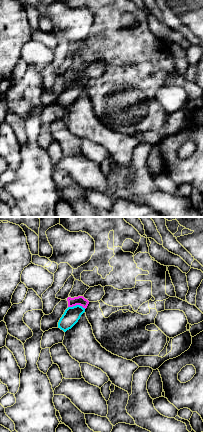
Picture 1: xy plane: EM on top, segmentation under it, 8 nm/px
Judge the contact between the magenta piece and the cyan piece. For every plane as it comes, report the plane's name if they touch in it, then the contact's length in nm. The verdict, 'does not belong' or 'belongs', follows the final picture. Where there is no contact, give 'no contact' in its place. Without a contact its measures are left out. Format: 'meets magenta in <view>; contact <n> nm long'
meets magenta in xy; contact 140 nm long

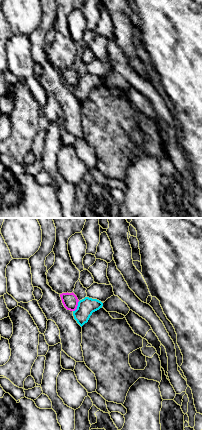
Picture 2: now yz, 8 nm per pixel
meets magenta in yz; contact 100 nm long

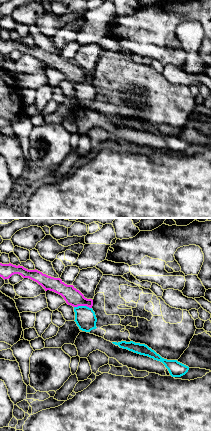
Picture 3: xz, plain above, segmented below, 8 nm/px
meets magenta in xz; contact 140 nm long

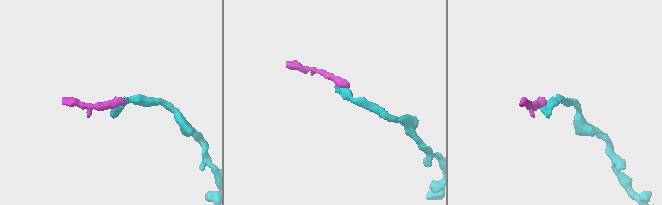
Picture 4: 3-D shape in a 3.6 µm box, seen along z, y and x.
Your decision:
does not belong

